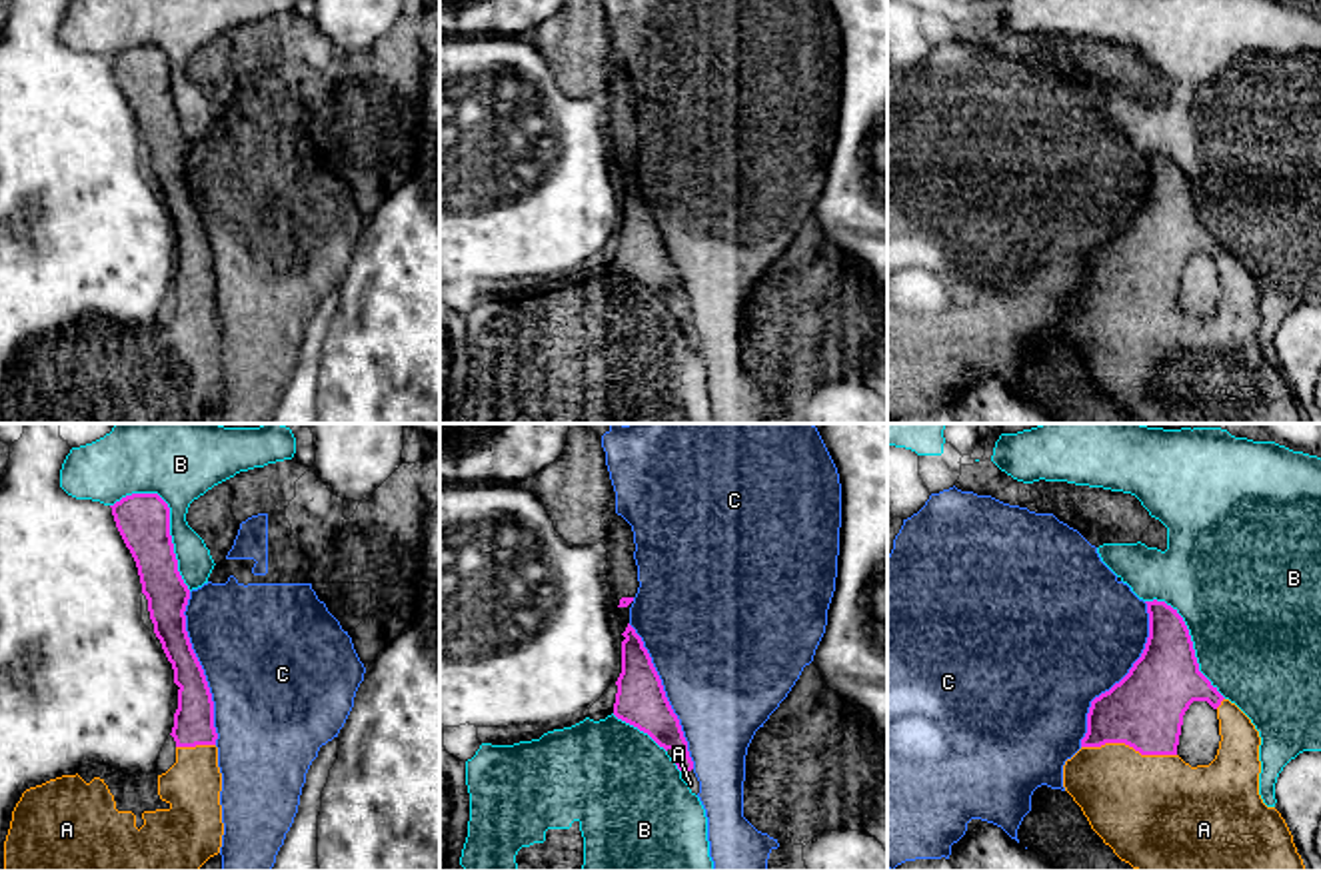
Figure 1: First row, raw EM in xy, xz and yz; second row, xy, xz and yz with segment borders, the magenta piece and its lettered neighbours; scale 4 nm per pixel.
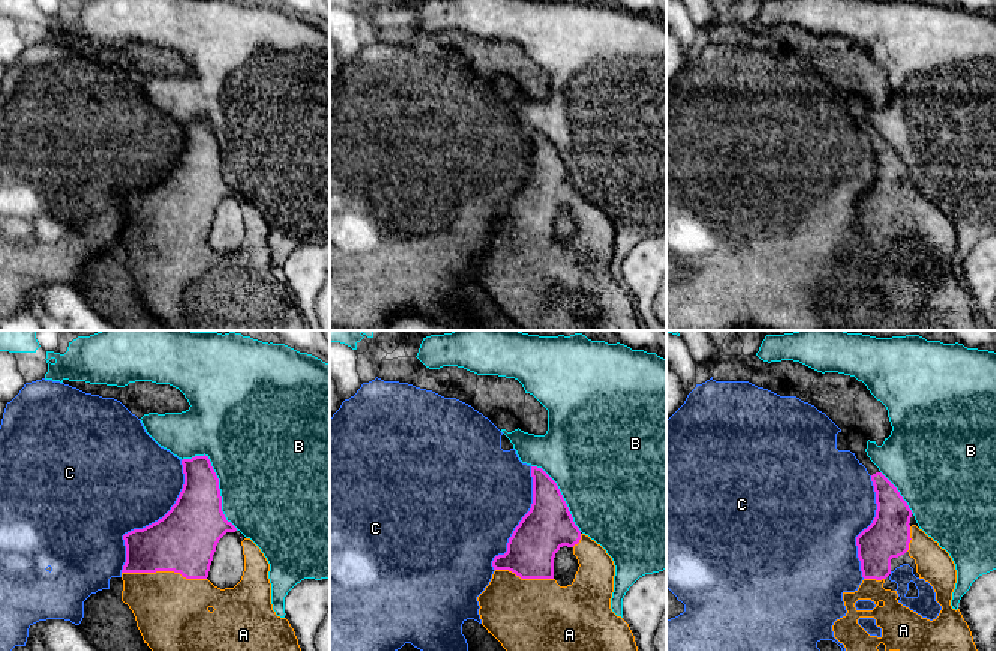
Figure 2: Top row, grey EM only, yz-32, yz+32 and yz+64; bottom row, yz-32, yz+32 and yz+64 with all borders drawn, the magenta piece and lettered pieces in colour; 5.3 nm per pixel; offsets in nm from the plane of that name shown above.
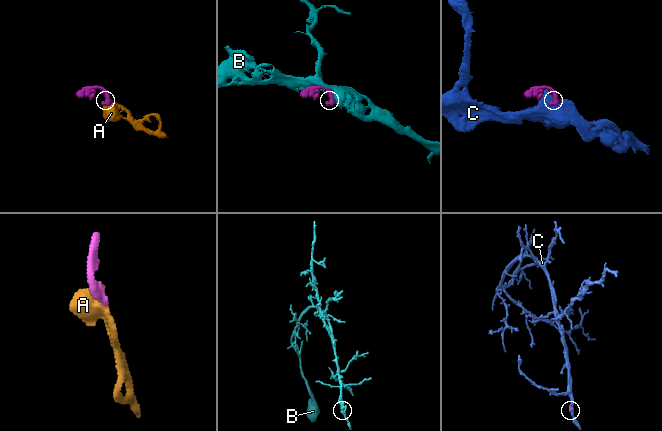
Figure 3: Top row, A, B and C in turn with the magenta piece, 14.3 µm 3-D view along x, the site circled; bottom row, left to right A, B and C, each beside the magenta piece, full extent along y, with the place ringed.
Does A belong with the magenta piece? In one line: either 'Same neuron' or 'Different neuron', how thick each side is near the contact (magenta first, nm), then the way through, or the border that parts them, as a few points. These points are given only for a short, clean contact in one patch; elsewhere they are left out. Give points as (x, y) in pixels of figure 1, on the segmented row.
Same neuron. Thickness 300 nm (magenta) against 420 nm

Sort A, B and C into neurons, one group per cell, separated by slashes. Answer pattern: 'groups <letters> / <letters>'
groups A / B / C

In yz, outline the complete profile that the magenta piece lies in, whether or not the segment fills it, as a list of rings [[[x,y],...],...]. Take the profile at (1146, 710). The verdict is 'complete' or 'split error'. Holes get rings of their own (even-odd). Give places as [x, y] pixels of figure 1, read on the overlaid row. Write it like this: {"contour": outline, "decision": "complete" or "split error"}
{"contour": [[[1157,599],[1145,603],[1149,613],[1145,649],[1119,683],[1091,701],[1081,749],[1063,765],[1065,791],[1103,843],[1137,871],[1305,871],[1285,819],[1259,795],[1259,731],[1199,671],[1189,629],[1177,609]],[[1193,701],[1207,701],[1217,711],[1221,735],[1215,759],[1197,767],[1177,755],[1183,715]]], "decision": "split error"}

